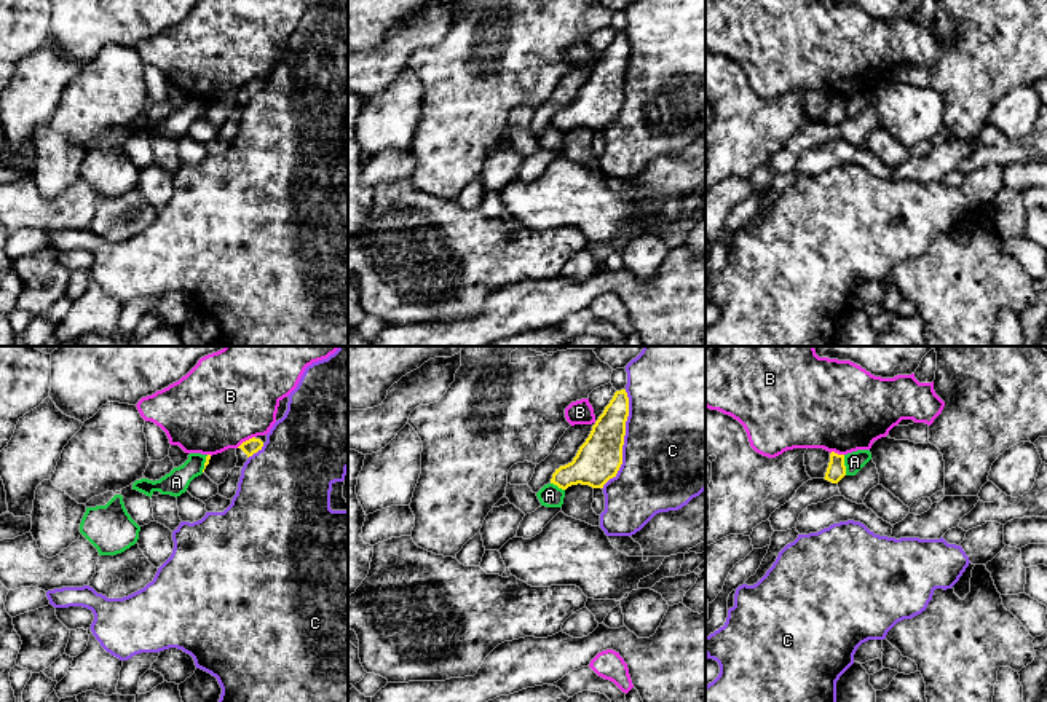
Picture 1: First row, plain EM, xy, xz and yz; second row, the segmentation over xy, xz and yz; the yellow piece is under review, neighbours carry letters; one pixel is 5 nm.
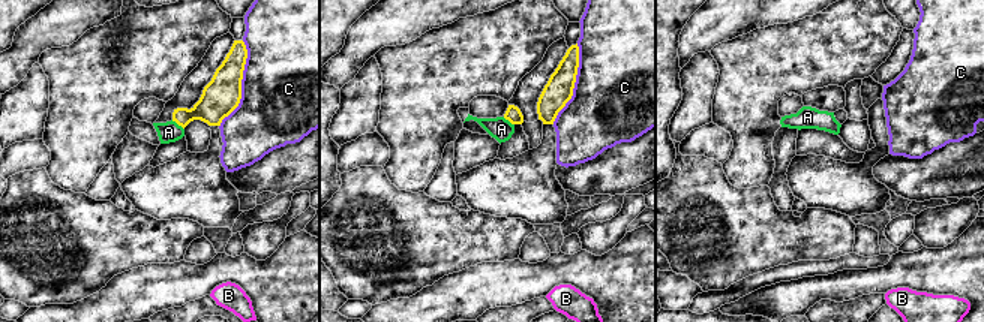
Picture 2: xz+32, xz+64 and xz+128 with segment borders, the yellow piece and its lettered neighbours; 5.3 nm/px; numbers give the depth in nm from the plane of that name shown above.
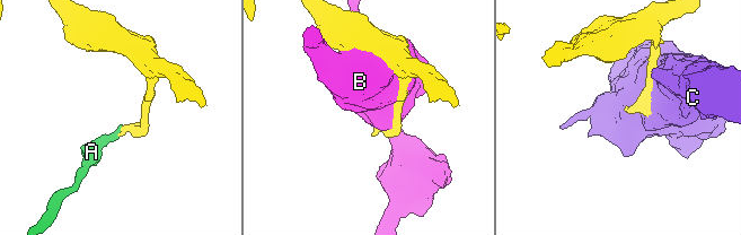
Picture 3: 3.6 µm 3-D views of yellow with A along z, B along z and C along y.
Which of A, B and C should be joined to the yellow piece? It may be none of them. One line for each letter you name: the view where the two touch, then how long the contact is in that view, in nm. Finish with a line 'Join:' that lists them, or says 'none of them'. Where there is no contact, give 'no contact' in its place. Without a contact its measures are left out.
Join: none of them

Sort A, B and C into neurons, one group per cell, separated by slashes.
A / B / C

